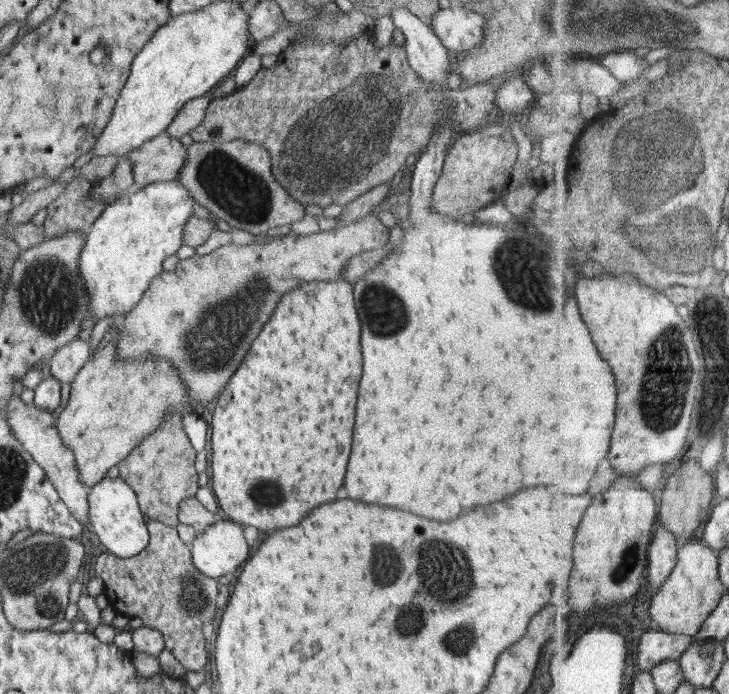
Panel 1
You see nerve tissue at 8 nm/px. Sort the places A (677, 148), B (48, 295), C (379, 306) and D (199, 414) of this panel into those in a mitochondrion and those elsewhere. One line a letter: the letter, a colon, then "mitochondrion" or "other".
A: mitochondrion
B: mitochondrion
C: mitochondrion
D: other

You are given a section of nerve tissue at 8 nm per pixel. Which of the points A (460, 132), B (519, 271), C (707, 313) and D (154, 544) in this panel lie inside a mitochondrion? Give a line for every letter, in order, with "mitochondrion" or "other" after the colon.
A: other
B: mitochondrion
C: mitochondrion
D: other

